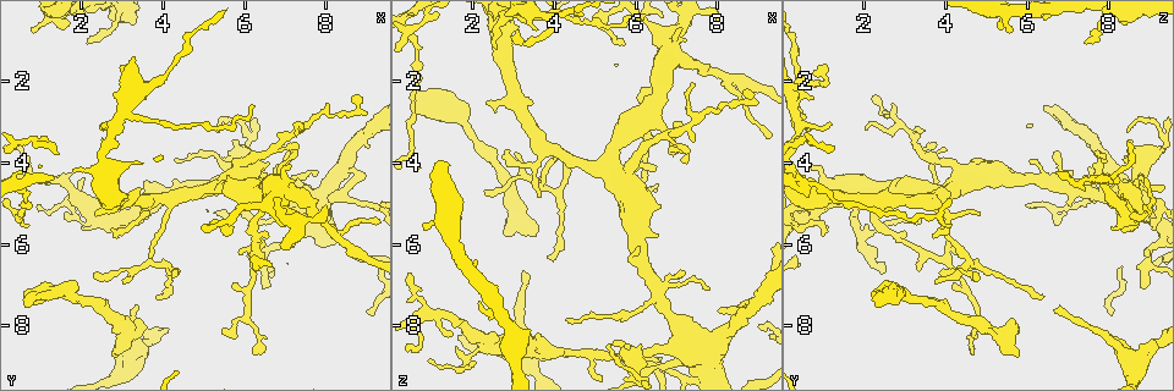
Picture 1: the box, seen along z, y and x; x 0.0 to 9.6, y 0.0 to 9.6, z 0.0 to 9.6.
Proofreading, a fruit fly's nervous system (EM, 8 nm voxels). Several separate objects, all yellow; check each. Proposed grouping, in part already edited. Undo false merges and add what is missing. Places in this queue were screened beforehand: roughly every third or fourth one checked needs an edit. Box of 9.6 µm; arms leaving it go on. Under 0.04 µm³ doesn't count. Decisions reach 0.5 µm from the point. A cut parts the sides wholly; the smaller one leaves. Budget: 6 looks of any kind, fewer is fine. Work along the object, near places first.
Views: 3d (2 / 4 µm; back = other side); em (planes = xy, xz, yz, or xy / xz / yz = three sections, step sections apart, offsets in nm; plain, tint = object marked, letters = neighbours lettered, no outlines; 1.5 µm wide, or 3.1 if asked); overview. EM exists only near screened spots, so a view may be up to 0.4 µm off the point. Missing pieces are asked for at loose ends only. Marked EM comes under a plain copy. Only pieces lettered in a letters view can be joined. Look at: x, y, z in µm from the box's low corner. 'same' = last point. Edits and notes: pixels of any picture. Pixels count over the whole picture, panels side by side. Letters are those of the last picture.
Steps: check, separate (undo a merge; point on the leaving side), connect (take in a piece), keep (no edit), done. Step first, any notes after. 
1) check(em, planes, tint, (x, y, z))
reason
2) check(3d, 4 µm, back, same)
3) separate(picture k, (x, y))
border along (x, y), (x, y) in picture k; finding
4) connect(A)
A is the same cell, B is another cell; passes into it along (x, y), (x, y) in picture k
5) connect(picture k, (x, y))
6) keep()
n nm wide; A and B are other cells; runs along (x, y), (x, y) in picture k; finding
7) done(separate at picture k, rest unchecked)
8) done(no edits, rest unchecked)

check(em, planes, tint, (3.10, 8.90, 8.50))
branch point

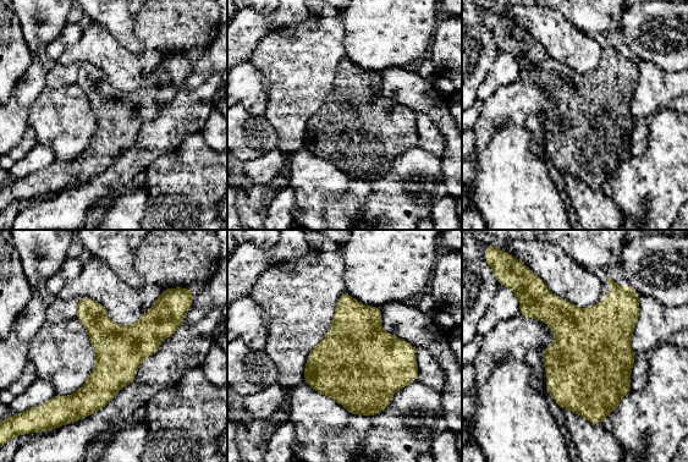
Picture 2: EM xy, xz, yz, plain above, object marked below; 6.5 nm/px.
check(em, planes, letters, same)
see the neighbours

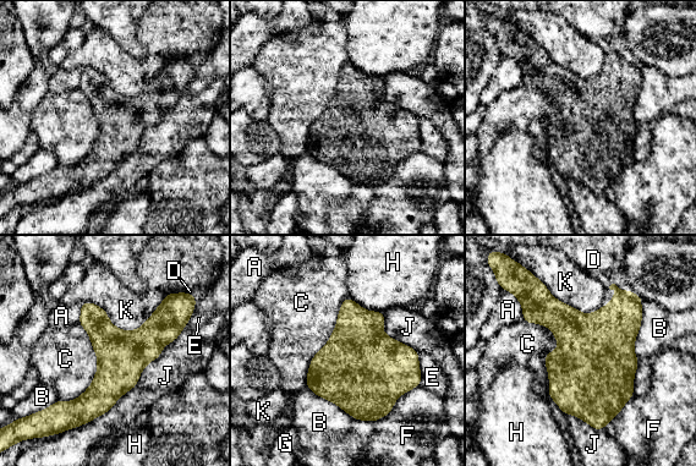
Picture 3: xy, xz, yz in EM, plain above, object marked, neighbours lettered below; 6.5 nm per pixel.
keep()
320 nm wide; A, B, C, D, E, F, G, H, J and K are other cells; all the same neuron

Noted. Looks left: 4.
check(em, planes, letters, (6.45, 7.05, 8.85))
an open end

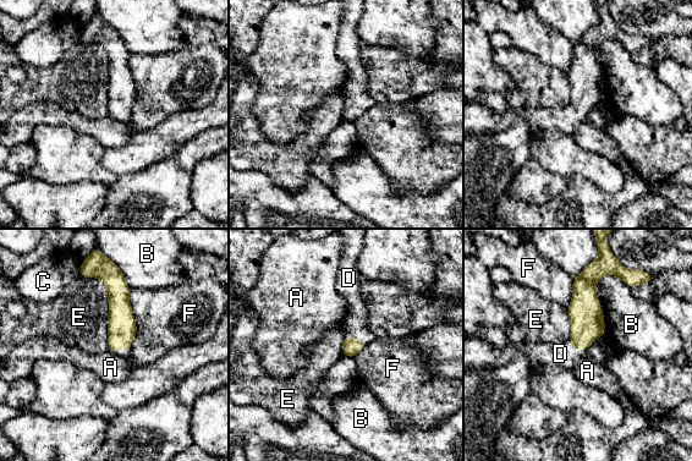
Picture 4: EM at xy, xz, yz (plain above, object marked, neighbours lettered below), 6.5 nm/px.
connect(D)
120 nm wide; D is the same cell, A, B, C, E and F are other cells; the neuron continues

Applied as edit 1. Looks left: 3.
check(overview)
see it whole again

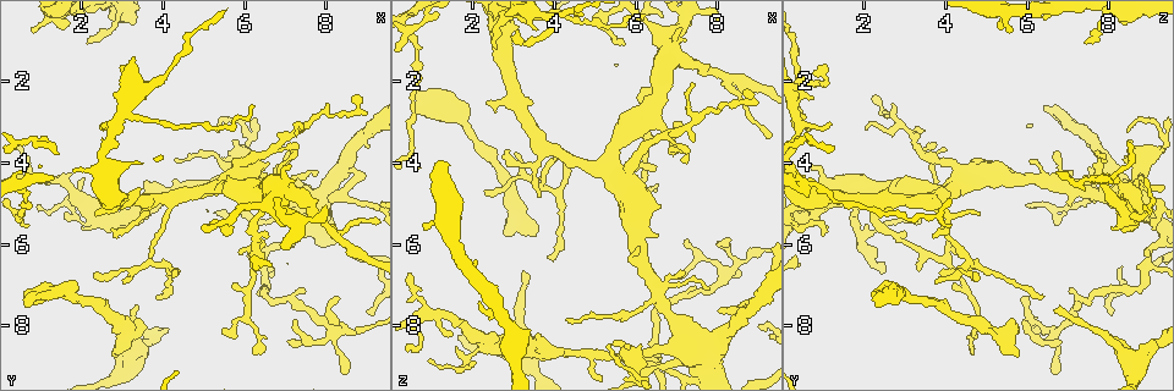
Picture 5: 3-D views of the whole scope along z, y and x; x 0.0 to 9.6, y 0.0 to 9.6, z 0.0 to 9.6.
check(em, planes, letters, (2.85, 8.75, 5.80))
free end

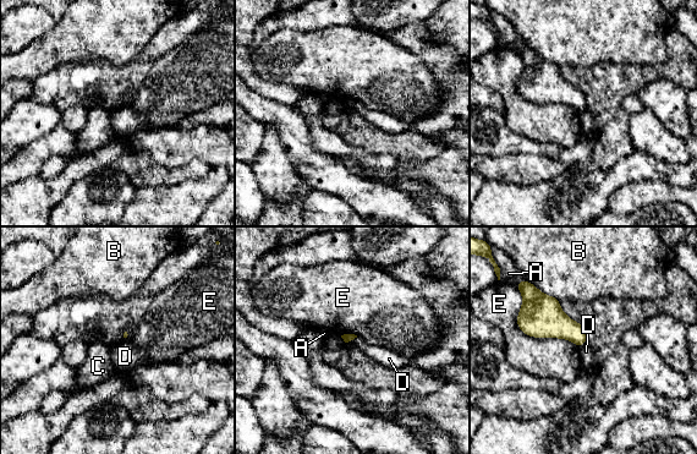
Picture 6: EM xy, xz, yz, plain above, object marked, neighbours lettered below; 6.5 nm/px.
keep()
E touches over 550 nm; A, B, C, D and E are other cells; border along (357, 337), (347, 342) in picture 6; no lettered piece goes on from it

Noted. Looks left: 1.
done(connect at picture 4, rest unchecked)

